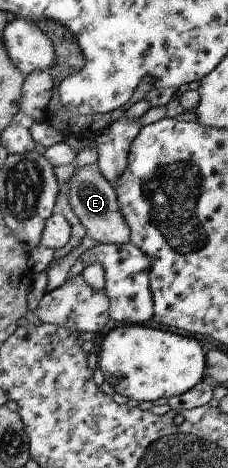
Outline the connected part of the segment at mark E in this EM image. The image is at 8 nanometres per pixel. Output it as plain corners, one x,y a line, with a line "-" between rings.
97,162
74,169
68,183
68,202
89,238
99,244
123,245
130,242
130,227
120,210
114,187
103,177

